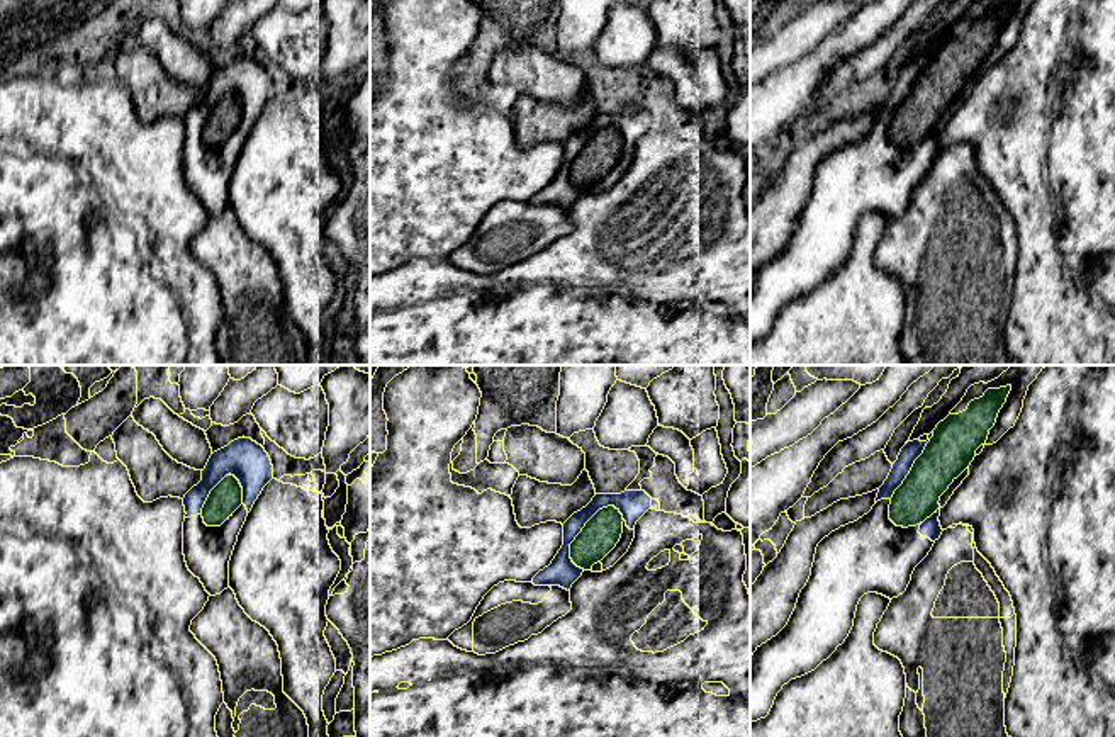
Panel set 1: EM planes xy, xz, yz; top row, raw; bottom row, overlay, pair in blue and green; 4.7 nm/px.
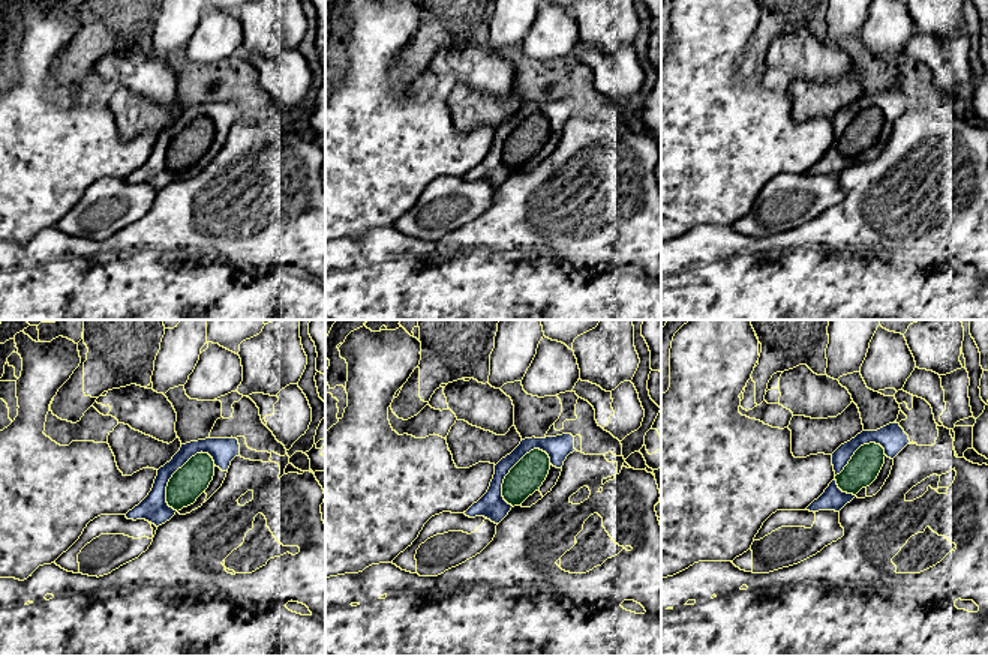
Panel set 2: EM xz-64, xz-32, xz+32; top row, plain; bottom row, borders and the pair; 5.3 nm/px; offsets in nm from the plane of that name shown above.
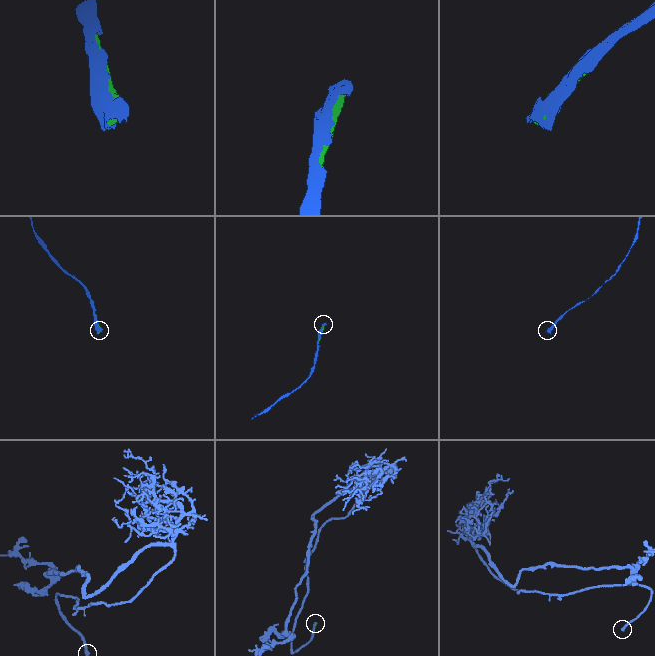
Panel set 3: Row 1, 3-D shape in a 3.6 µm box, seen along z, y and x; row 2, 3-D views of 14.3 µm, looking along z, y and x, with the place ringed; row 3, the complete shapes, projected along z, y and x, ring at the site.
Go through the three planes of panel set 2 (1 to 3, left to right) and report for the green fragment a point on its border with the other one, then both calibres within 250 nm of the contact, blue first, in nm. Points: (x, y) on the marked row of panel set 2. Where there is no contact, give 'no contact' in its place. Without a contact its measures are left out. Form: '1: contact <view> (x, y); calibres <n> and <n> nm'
1: contact xz-64 (171, 476); calibres 150 and 180 nm
2: contact xz-32 (508, 472); calibres 140 and 180 nm
3: contact xz+32 (858, 448); calibres 150 and 170 nm

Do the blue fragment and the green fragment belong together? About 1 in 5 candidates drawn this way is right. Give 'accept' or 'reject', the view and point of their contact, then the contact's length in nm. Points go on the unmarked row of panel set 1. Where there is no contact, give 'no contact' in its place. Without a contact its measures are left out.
accept; meets blue in xz at (579, 151); contact 340 nm long

